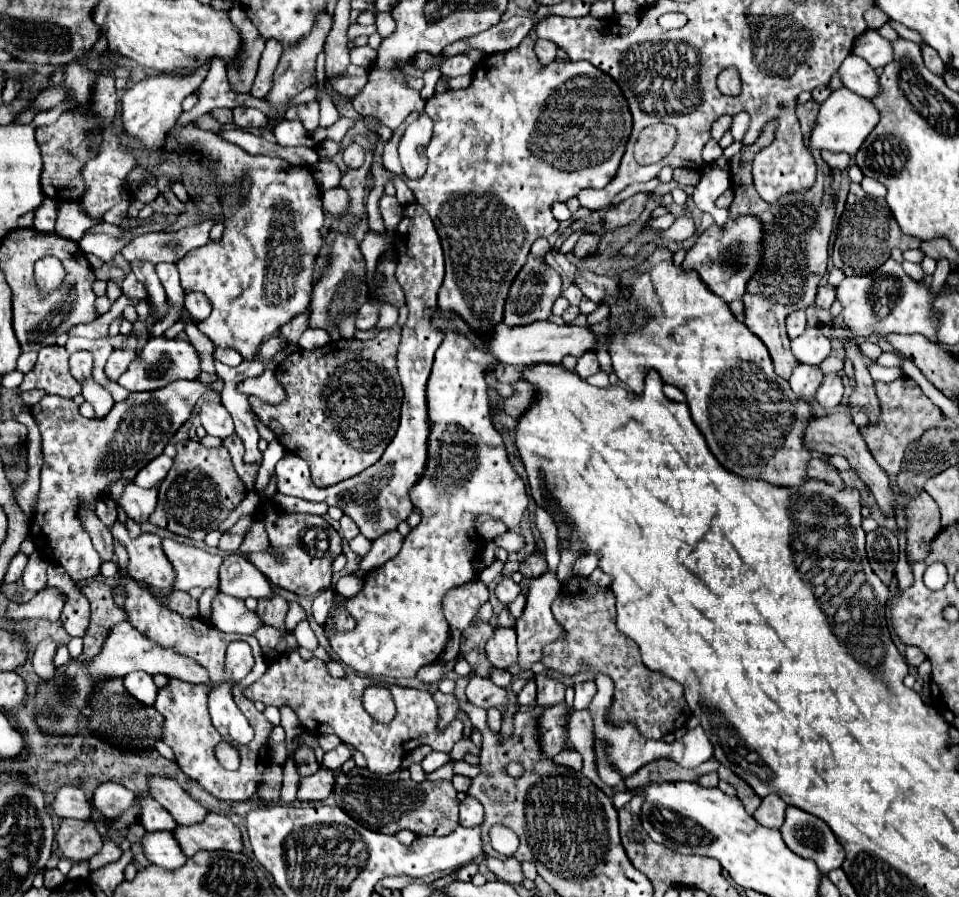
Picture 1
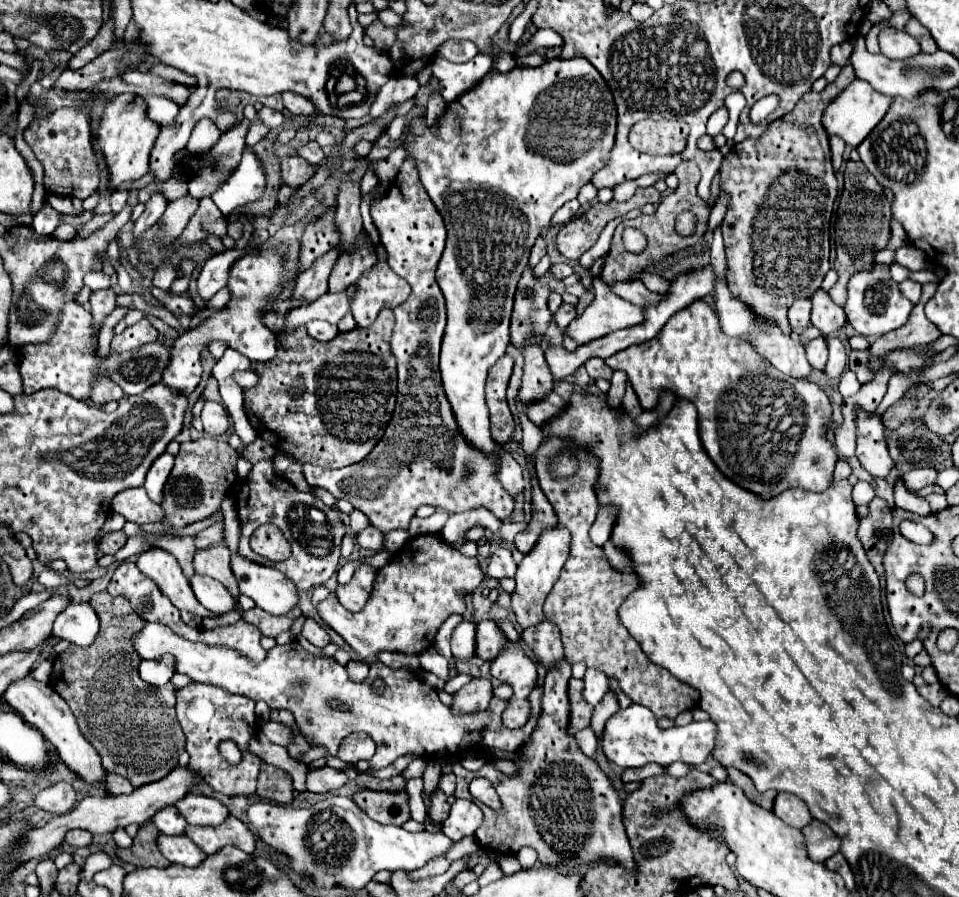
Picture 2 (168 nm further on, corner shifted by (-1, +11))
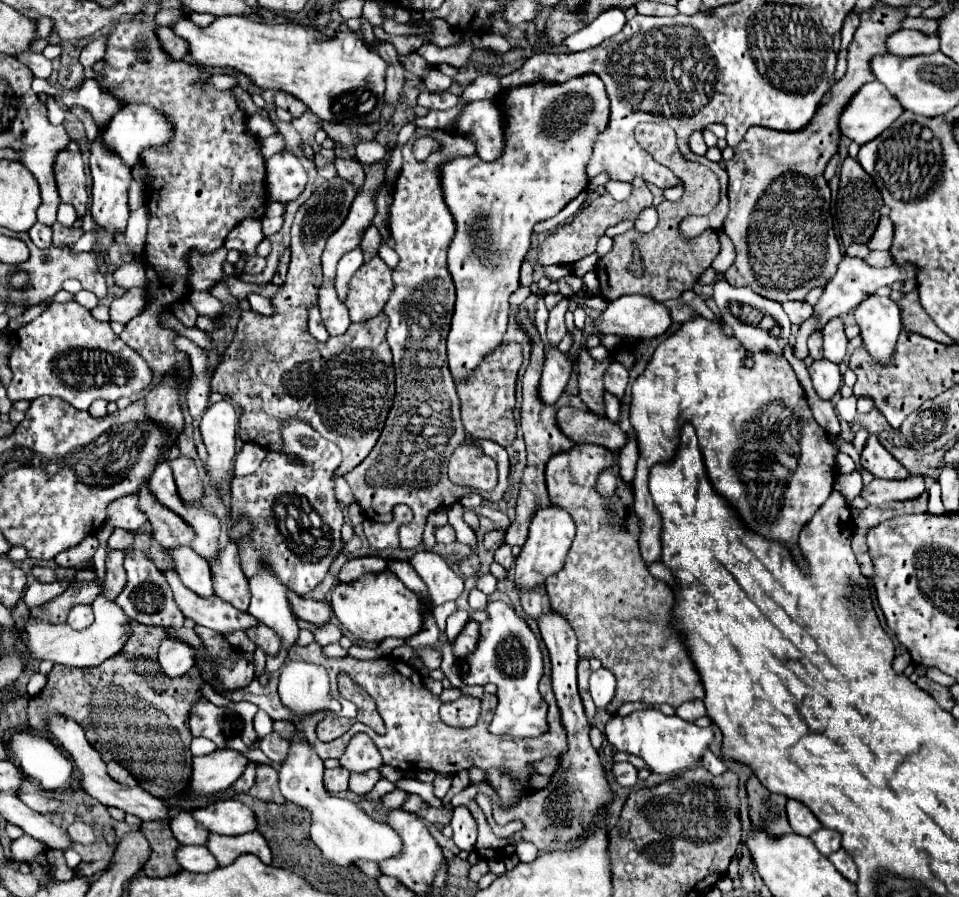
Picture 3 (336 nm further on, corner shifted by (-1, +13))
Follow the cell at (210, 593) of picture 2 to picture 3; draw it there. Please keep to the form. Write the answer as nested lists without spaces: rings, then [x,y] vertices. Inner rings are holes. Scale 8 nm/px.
[[[176,546],[166,550],[174,562],[182,584],[196,592],[198,596],[212,596],[212,574],[206,560],[202,560],[190,546]]]

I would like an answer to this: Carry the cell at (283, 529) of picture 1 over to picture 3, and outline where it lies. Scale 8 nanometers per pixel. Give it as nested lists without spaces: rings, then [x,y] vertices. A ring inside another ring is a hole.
[[[300,420],[282,422],[280,438],[282,438],[280,452],[268,452],[268,456],[264,458],[264,462],[260,464],[260,468],[254,474],[240,476],[240,478],[232,480],[232,512],[234,514],[248,512],[252,522],[254,522],[250,538],[242,540],[242,544],[238,544],[238,550],[240,550],[242,570],[248,578],[252,576],[252,572],[258,570],[258,566],[260,566],[258,562],[262,562],[262,558],[264,558],[266,566],[292,592],[296,592],[298,596],[306,596],[316,584],[320,584],[324,580],[332,560],[340,552],[340,528],[342,528],[344,516],[342,516],[342,510],[336,502],[334,480],[330,474],[334,474],[334,470],[340,466],[342,452],[336,444],[322,438],[316,430],[312,430],[306,422],[300,422]],[[298,436],[314,439],[316,446],[304,448],[296,440]]]

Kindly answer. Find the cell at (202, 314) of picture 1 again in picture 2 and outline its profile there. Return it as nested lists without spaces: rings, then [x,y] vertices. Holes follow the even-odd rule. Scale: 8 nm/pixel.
[[[224,250],[222,254],[216,254],[214,260],[208,260],[202,266],[202,272],[196,280],[198,296],[202,300],[210,300],[218,290],[222,290],[228,282],[228,270],[234,264],[236,258],[246,254],[246,250]]]

